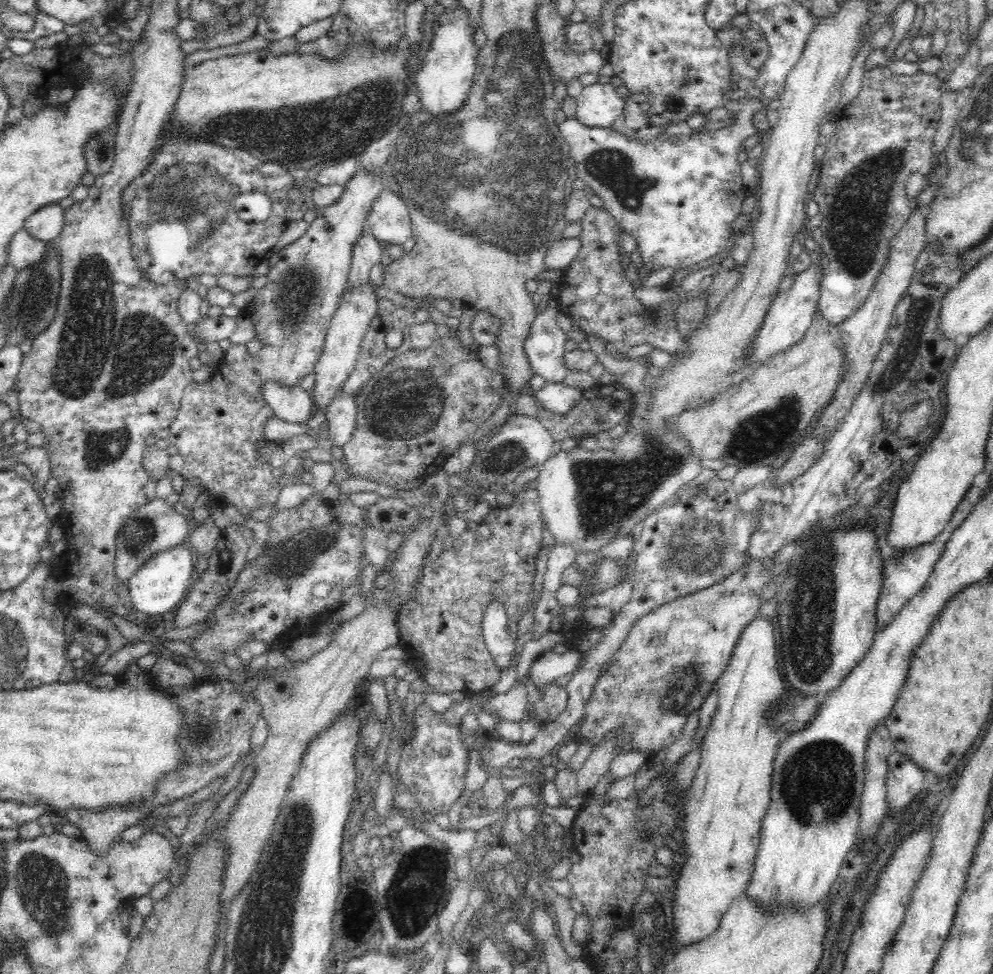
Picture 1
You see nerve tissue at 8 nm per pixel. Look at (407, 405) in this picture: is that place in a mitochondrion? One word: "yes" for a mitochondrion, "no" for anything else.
yes

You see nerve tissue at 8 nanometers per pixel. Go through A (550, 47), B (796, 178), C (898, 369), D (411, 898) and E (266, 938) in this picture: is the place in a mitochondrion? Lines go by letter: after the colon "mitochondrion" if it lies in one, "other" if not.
A: mitochondrion
B: other
C: mitochondrion
D: mitochondrion
E: mitochondrion

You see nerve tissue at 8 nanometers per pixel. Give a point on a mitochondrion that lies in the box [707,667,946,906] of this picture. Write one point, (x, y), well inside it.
(819, 787)

